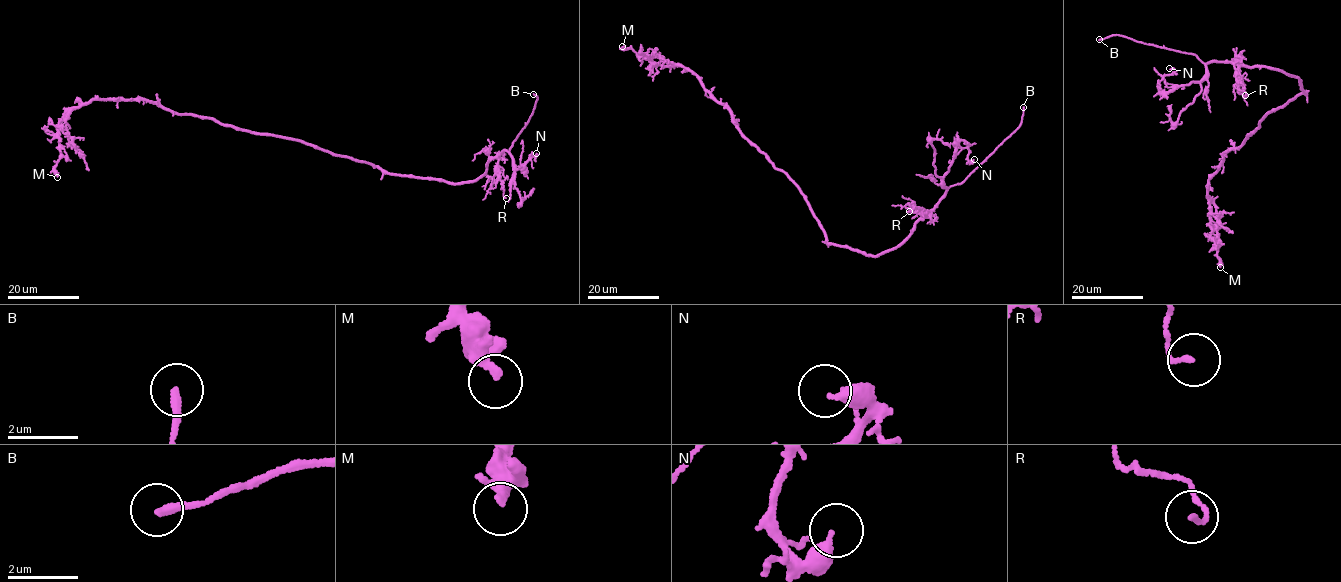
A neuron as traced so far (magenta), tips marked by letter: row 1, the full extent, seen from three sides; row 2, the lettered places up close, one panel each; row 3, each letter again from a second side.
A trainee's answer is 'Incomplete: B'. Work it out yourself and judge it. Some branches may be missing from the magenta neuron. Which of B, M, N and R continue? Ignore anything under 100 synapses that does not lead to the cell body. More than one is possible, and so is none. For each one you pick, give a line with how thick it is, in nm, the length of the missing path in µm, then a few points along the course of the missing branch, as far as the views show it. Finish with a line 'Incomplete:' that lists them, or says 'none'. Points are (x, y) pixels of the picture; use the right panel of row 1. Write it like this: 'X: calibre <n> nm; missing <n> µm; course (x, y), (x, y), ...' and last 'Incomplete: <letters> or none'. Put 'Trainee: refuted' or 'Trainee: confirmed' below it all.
B: calibre 240 nm; missing 9 µm; course (1099, 39), (1095, 33), (1102, 26), (1101, 18)
Incomplete: B
Trainee: confirmed

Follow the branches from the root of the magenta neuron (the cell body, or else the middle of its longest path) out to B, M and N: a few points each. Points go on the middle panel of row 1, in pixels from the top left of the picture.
B: (811, 209), (829, 243), (873, 255), (887, 252), (933, 210), (948, 187), (963, 182), (1015, 130), (1023, 107)
M: (811, 209), (796, 183), (745, 137), (731, 111), (704, 88), (701, 79), (683, 67), (657, 64), (622, 46)
N: (811, 209), (829, 243), (887, 252), (945, 196), (956, 143), (966, 142), (974, 159)

